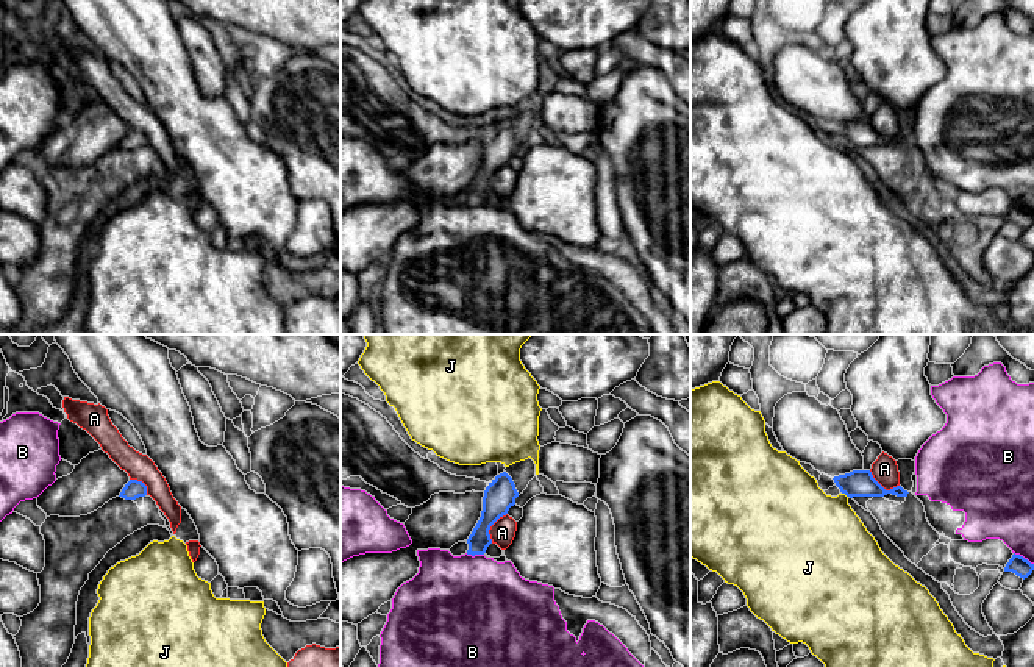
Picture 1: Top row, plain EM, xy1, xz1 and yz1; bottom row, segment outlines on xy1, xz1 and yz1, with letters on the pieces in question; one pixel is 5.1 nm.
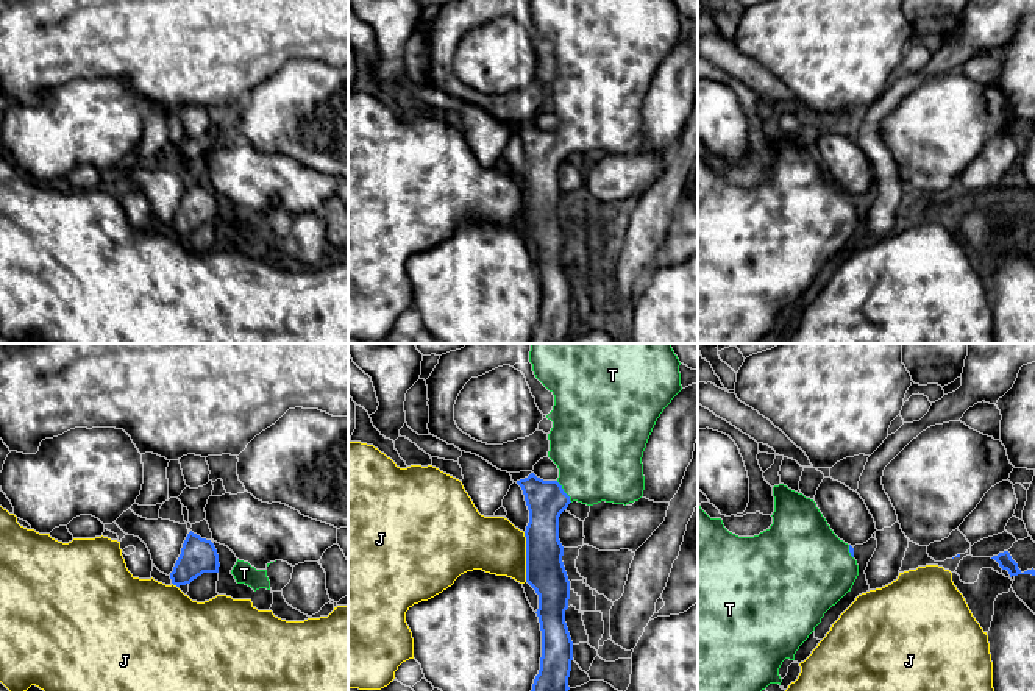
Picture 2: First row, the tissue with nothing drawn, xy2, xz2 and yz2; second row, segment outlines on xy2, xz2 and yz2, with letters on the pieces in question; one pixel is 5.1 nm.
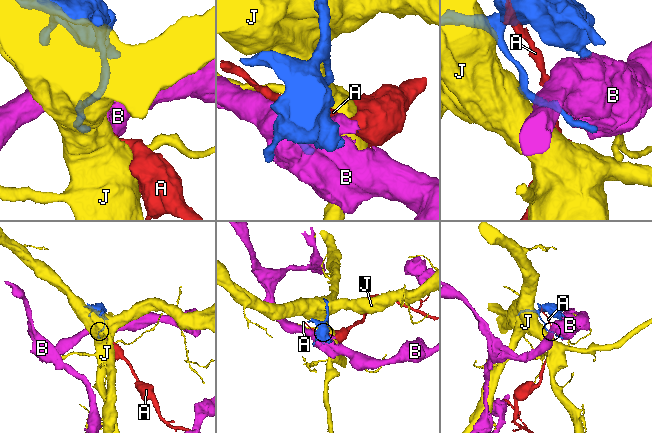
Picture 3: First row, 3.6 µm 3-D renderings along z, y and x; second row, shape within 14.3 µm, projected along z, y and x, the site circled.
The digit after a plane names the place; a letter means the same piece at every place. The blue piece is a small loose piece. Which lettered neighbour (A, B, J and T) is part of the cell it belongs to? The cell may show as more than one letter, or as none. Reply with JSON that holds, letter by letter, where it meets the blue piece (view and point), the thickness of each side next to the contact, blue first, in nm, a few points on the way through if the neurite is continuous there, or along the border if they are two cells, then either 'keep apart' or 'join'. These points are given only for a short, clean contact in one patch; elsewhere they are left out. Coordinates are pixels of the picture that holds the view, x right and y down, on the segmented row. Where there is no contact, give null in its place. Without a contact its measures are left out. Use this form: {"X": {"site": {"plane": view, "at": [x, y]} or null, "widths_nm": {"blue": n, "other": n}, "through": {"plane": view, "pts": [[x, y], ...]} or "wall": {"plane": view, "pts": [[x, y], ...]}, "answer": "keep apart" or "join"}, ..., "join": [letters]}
{"A": {"site": {"plane": "xz1", "at": [491, 525]}, "widths_nm": {"blue": 160, "other": 130}, "wall": {"plane": "xz1", "pts": [[506, 513], [491, 527], [491, 542]]}, "answer": "keep apart"}, "B": {"site": {"plane": "xz1", "at": [475, 553]}, "widths_nm": {"blue": 110, "other": 480}, "answer": "keep apart"}, "J": {"site": {"plane": "xz2", "at": [526, 557]}, "widths_nm": {"blue": 200, "other": 280}, "answer": "keep apart"}, "T": {"site": {"plane": "xz2", "at": [564, 492]}, "widths_nm": {"blue": 200, "other": 440}, "through": {"plane": "xz2", "pts": [[545, 500], [564, 492], [600, 459]]}, "answer": "join"}, "join": ["T"]}

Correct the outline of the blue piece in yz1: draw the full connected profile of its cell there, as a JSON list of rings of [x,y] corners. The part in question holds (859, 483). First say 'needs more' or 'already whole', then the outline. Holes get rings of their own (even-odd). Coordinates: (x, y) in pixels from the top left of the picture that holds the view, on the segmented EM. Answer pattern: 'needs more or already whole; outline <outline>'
already whole; outline [[[853,470],[845,475],[839,475],[833,478],[836,486],[847,497],[884,497],[887,494],[897,497],[907,497],[907,490],[901,486],[897,486],[890,490],[886,490],[872,475],[870,470]]]

